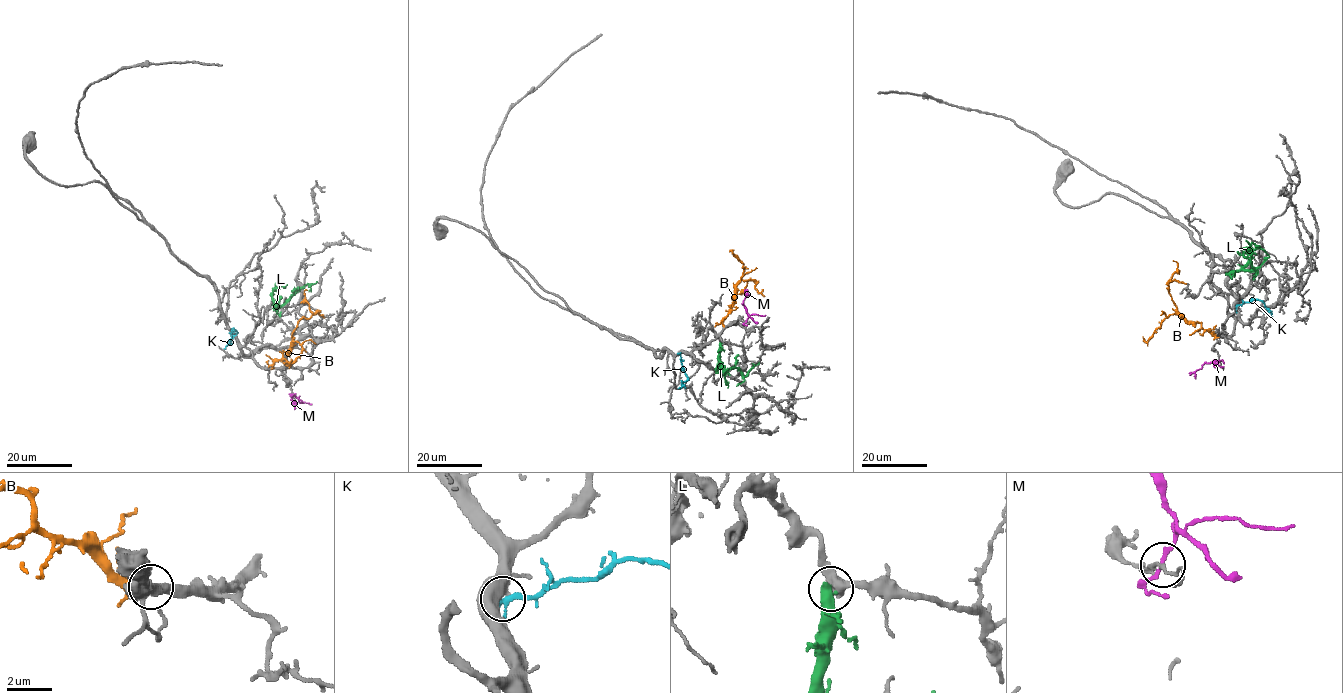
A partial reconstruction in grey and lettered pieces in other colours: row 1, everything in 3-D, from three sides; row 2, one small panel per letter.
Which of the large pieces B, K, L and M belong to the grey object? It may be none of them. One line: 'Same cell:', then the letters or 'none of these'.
Same cell: B

